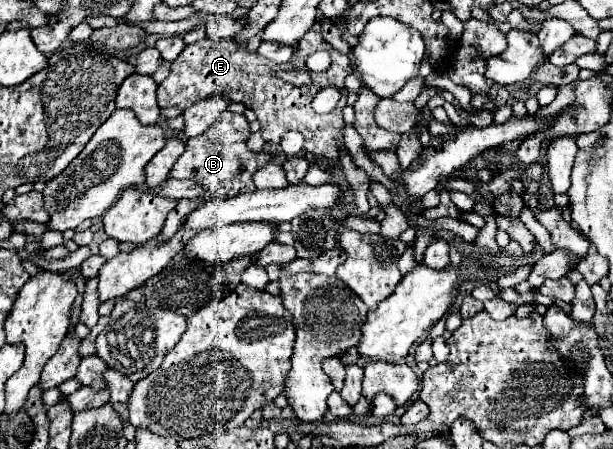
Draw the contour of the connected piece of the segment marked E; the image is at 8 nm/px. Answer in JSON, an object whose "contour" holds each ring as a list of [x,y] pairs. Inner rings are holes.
{"contour":[[[310,29],[302,41],[298,41],[298,55],[294,55],[288,63],[274,65],[274,62],[260,56],[249,53],[245,47],[241,47],[234,39],[214,41],[208,35],[200,39],[194,45],[186,45],[180,57],[172,63],[170,75],[158,85],[158,105],[160,109],[176,107],[180,111],[194,105],[194,101],[200,101],[202,97],[230,97],[232,103],[242,103],[248,109],[252,109],[262,123],[262,137],[270,145],[278,145],[284,133],[288,131],[300,131],[304,135],[304,149],[316,157],[326,159],[338,159],[344,151],[344,119],[342,109],[346,107],[346,87],[344,77],[352,73],[352,61],[348,55],[338,53],[332,45],[328,45],[320,31]],[[316,51],[328,51],[332,57],[332,65],[324,73],[314,73],[312,83],[308,87],[294,87],[290,83],[284,83],[282,79],[274,77],[272,73],[276,69],[306,69],[306,59]],[[336,85],[342,93],[340,103],[334,111],[328,115],[318,115],[310,107],[314,95],[318,93],[318,87]]]}

